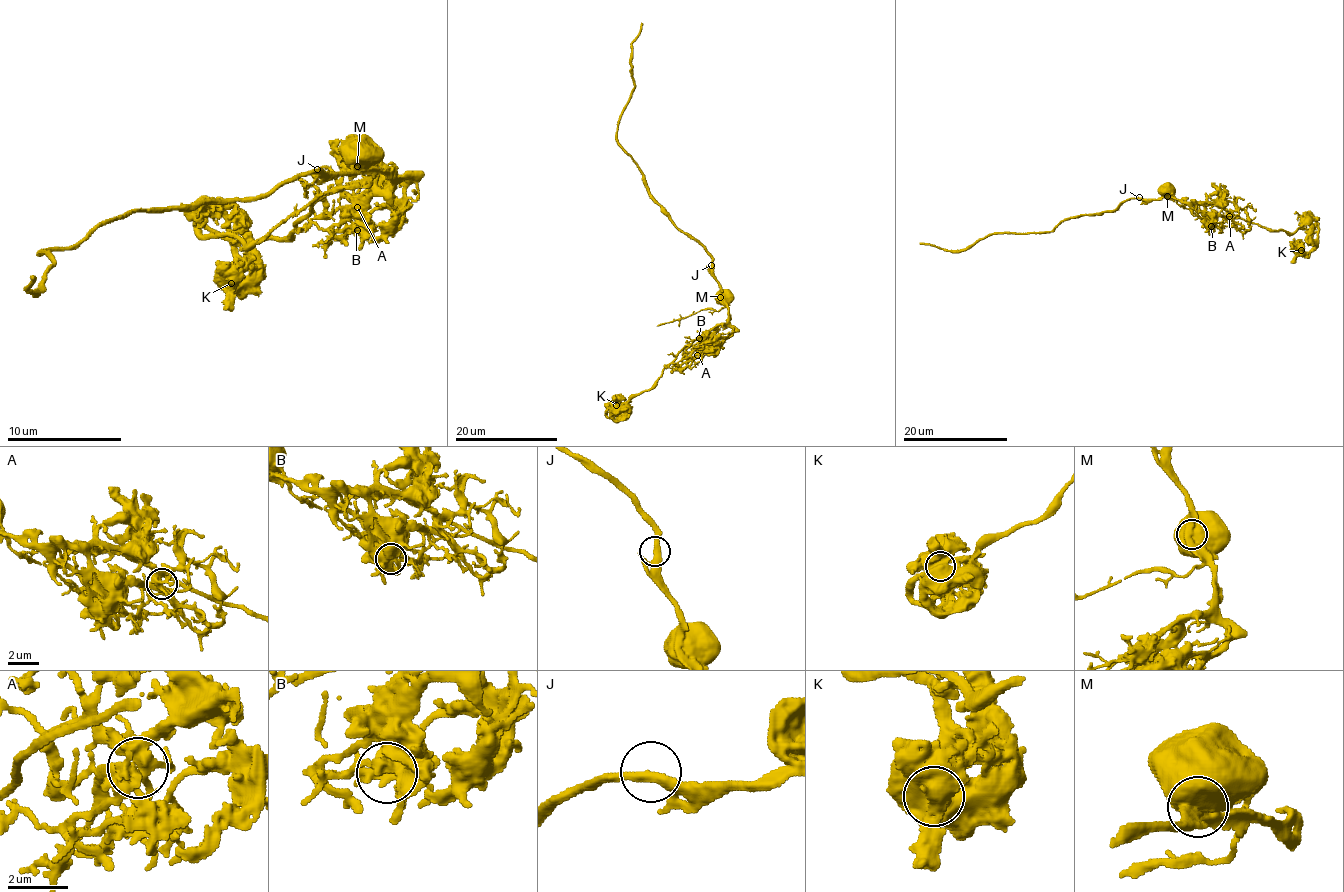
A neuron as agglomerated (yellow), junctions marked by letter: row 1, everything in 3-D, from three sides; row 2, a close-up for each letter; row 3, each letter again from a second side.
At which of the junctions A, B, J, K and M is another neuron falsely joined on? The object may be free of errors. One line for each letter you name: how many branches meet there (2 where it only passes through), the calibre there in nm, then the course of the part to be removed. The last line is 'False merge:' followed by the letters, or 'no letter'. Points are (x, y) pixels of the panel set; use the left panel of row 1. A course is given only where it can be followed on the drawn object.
M: branches 2; calibre 750 nm; course (357, 165), (376, 165), (372, 179), (366, 185), (332, 188), (283, 219), (258, 244)
False merge: M

